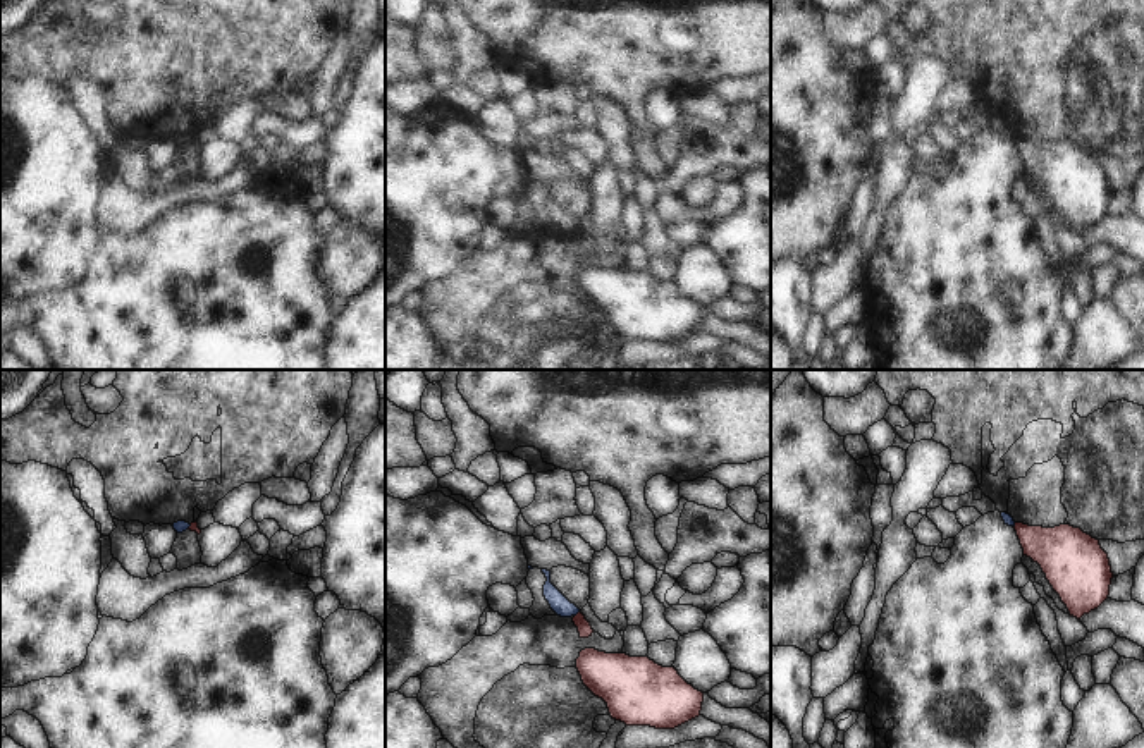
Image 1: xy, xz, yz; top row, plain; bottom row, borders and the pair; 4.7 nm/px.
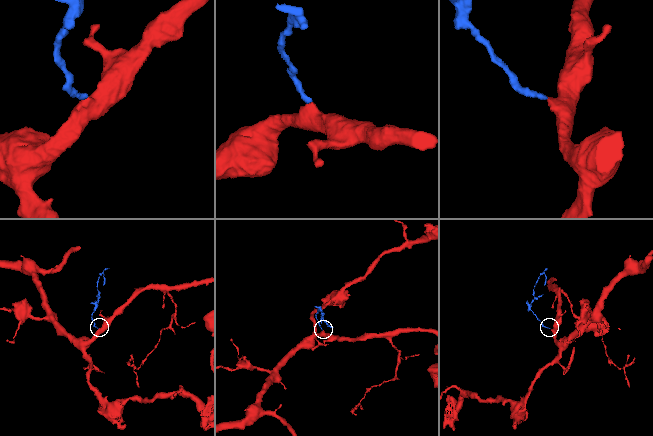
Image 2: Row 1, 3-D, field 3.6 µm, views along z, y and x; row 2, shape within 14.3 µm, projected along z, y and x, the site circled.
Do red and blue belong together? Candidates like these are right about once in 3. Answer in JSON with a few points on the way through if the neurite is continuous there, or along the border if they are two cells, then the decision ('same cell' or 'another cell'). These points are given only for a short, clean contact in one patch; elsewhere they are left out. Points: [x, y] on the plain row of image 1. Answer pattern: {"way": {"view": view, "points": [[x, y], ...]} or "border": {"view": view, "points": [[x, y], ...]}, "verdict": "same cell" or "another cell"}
{"border": {"view": "xz", "points": [[578, 226], [575, 231]]}, "verdict": "another cell"}

